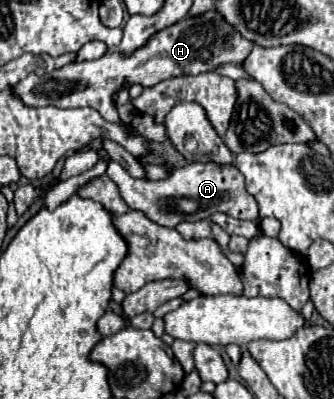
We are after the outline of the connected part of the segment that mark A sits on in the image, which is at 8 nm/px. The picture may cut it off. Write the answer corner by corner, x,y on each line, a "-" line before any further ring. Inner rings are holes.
108,159
106,175
118,185
122,199
130,209
142,211
150,221
176,227
180,221
188,219
190,223
204,221
212,213
228,213
236,219
258,219
258,205
256,199
244,187
244,175
236,169
236,165
216,165
214,161
206,163
188,163
182,169
172,171
168,179
162,181
148,181
148,179
134,179
126,173
126,169

